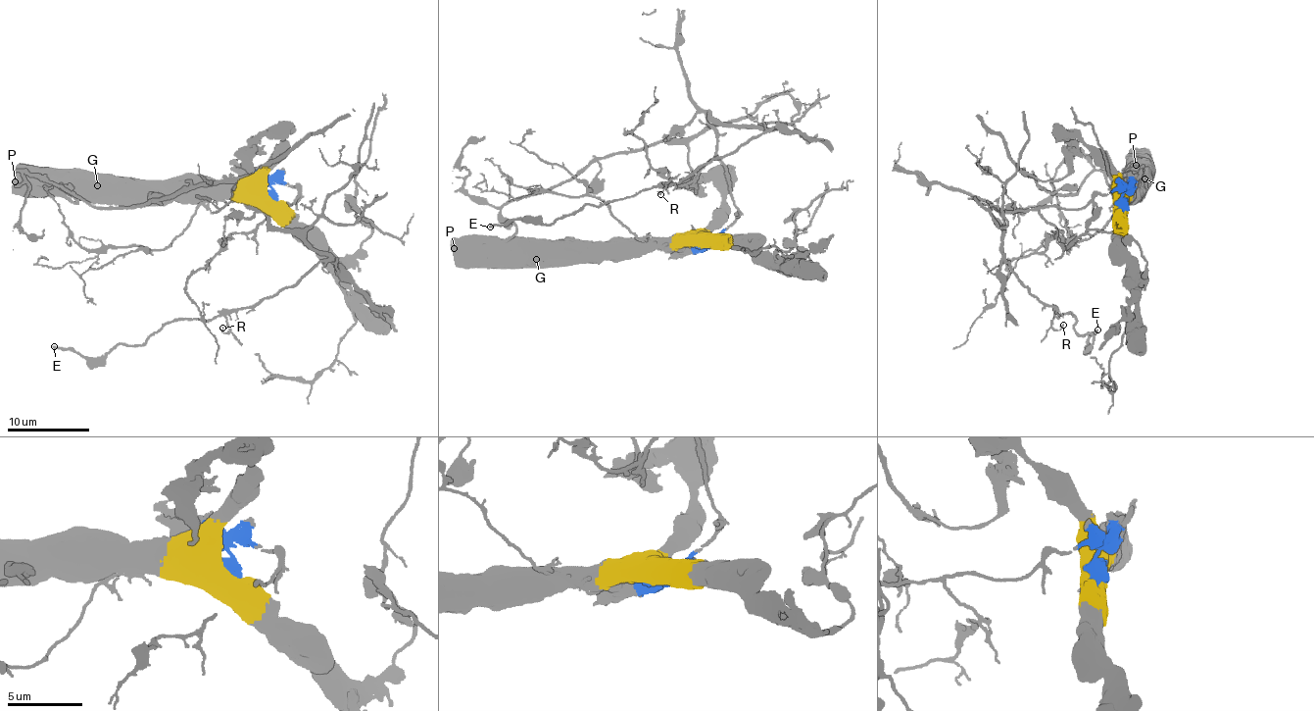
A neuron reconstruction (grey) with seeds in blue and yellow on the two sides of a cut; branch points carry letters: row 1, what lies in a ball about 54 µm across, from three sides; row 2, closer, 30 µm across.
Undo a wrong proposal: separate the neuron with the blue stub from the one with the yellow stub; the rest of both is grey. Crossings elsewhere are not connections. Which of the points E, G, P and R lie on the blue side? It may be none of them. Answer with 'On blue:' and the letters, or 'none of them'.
On blue: E, R

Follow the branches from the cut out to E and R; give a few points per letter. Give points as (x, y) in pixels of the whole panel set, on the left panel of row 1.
E: (265, 197), (295, 185), (265, 215), (326, 255), (292, 285), (103, 358), (53, 346)
R: (265, 197), (279, 181), (295, 185), (291, 204), (265, 215), (326, 259), (292, 285), (232, 310), (222, 327)

